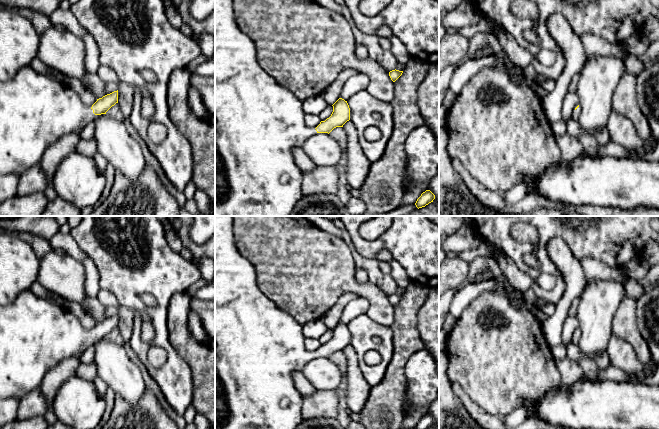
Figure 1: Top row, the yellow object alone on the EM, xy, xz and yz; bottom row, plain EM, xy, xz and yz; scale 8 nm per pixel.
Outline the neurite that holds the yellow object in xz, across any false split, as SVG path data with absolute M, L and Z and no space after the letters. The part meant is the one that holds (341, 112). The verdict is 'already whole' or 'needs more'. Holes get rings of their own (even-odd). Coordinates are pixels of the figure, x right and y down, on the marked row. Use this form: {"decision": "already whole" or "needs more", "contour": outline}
{"decision": "needs more", "contour": "M215 0L215 216L290 216L302 194L302 172L295 164L292 150L303 147L305 141L316 133L330 133L336 127L350 120L350 108L342 98L333 105L333 112L325 121L321 121L316 128L308 127L304 122L305 112L302 101L291 91L279 84L259 65L256 57L255 44L237 26L233 11L233 0Z"}

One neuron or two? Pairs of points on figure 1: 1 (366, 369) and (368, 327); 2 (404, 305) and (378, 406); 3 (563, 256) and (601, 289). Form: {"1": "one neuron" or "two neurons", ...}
{"1": "one neuron", "2": "one neuron", "3": "two neurons"}

